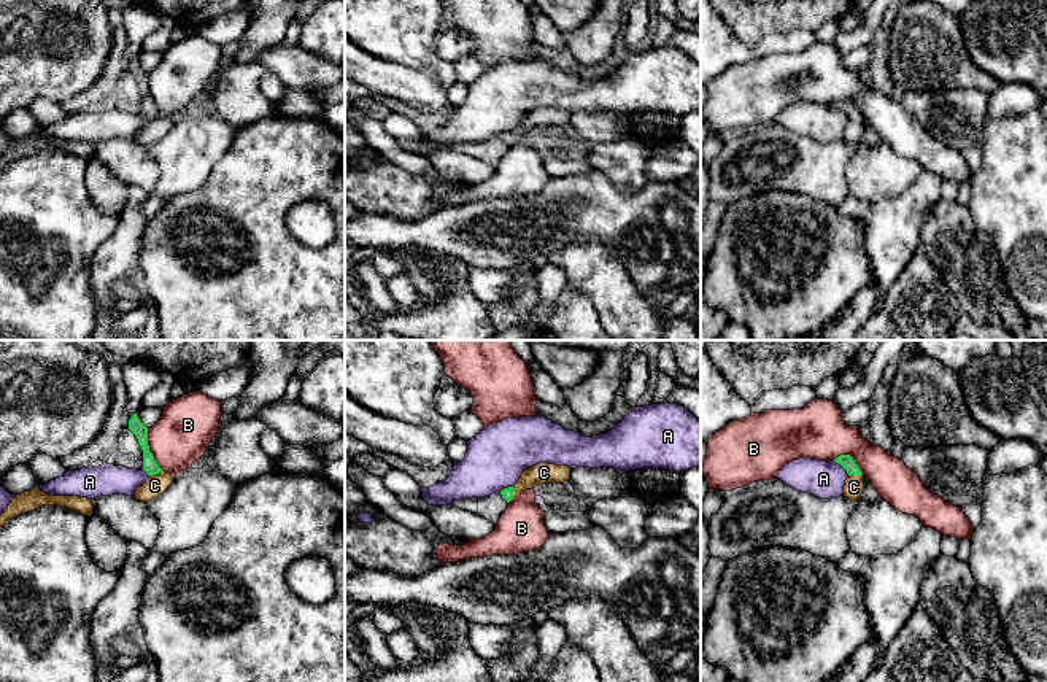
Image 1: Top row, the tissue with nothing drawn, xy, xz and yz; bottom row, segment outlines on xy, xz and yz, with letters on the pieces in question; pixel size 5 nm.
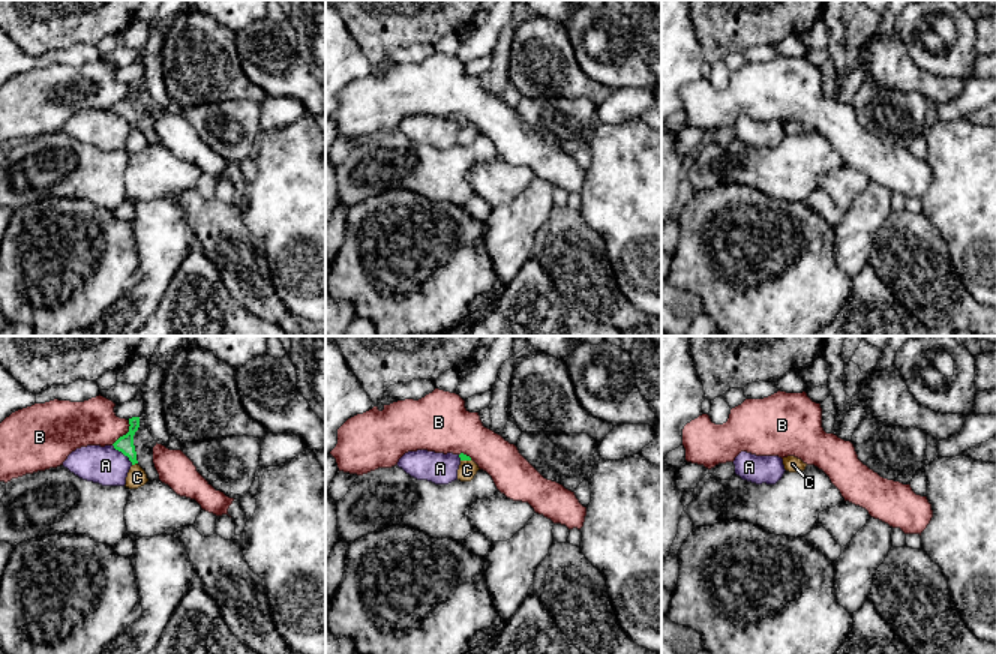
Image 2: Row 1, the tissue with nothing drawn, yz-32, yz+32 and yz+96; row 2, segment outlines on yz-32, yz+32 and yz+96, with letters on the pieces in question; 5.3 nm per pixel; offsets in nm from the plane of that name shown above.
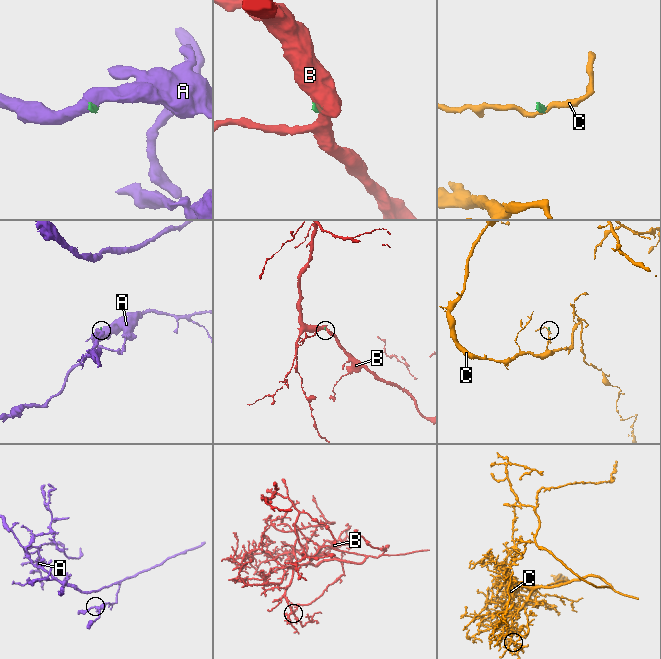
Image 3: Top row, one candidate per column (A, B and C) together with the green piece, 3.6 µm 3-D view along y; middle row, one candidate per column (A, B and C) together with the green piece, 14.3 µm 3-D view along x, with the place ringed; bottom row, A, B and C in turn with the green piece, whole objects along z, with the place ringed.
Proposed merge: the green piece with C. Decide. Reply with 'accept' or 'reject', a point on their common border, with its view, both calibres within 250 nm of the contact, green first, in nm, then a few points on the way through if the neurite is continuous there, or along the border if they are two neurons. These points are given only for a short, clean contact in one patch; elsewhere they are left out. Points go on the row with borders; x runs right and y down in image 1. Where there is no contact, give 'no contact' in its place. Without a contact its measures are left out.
accept; meets green in yz at (855, 474); 70 nm thick on the green side, 100 nm on the other; runs through yz (846, 461), (855, 474), (853, 487)

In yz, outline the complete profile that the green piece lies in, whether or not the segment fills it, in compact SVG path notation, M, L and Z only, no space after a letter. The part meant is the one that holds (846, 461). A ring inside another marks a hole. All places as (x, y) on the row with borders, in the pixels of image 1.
M840 455L834 461L840 464L848 474L845 485L844 485L844 496L852 501L858 501L866 486L861 469L858 467L858 464L850 455Z

